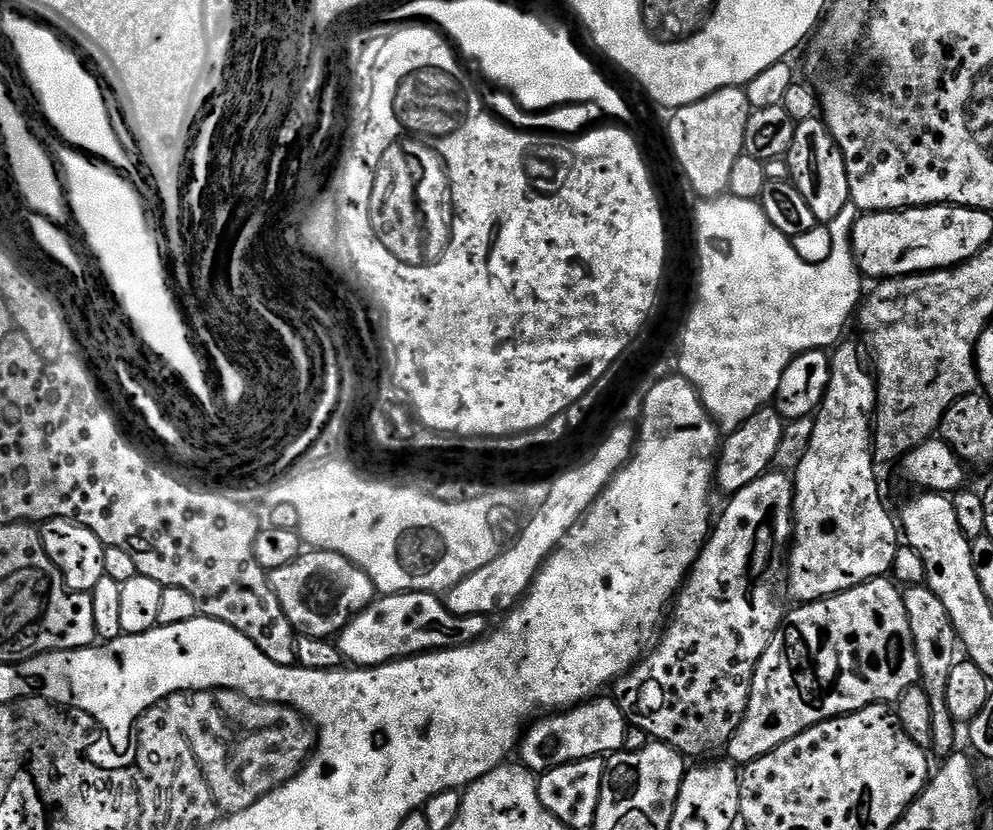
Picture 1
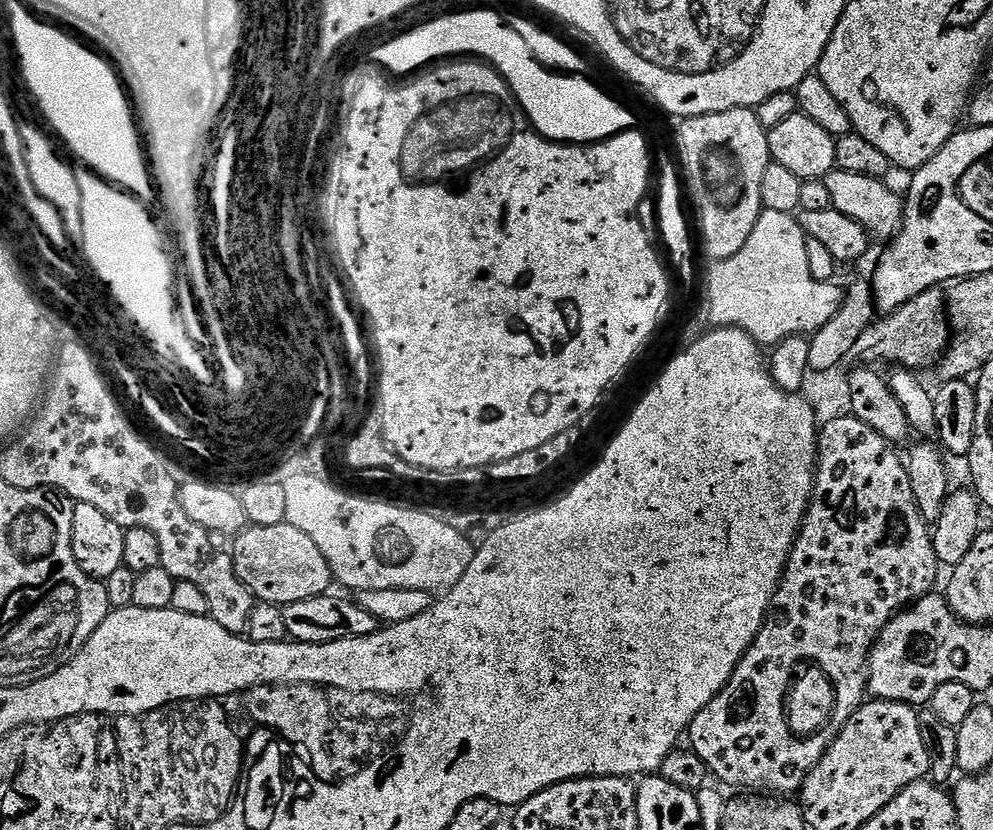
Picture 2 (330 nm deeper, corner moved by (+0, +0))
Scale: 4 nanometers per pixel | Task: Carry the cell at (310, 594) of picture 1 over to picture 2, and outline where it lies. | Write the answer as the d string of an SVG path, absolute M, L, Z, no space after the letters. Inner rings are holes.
M249 526L231 541L230 555L238 578L261 604L286 605L323 596L333 587L334 577L322 550L298 526Z

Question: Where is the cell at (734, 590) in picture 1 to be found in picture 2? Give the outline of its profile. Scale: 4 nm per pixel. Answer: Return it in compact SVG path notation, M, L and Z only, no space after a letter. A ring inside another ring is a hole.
M850 415L848 417L835 419L834 422L823 425L818 432L818 455L816 457L816 485L812 487L812 500L808 503L808 513L804 515L804 525L800 528L800 533L796 536L796 541L792 547L790 558L784 567L784 579L780 581L778 590L772 599L772 607L768 609L768 616L764 620L762 630L754 638L754 642L746 650L746 654L738 662L730 682L719 692L711 702L694 718L694 722L688 727L686 733L687 739L692 739L690 744L691 751L702 758L702 762L708 767L709 773L716 776L724 784L729 784L734 790L763 790L768 794L792 794L799 793L800 787L806 782L810 770L826 754L826 750L842 734L846 722L850 722L853 714L859 710L861 704L865 703L865 692L868 686L868 653L873 644L880 636L883 628L895 618L897 612L904 611L905 608L916 603L924 596L933 595L936 584L936 575L942 571L942 565L934 552L934 542L932 541L932 528L929 521L924 519L922 510L918 508L918 502L914 498L914 489L910 486L910 474L906 467L906 460L903 455L898 453L897 445L891 444L885 436L878 430L874 430L866 422L862 422L858 417ZM806 656L820 658L822 662L828 662L828 672L834 676L842 690L842 702L836 712L836 718L828 730L828 738L816 738L816 733L810 733L809 730L797 731L793 727L792 720L789 717L790 705L792 705L793 693L796 692L794 686L794 677L798 662Z

